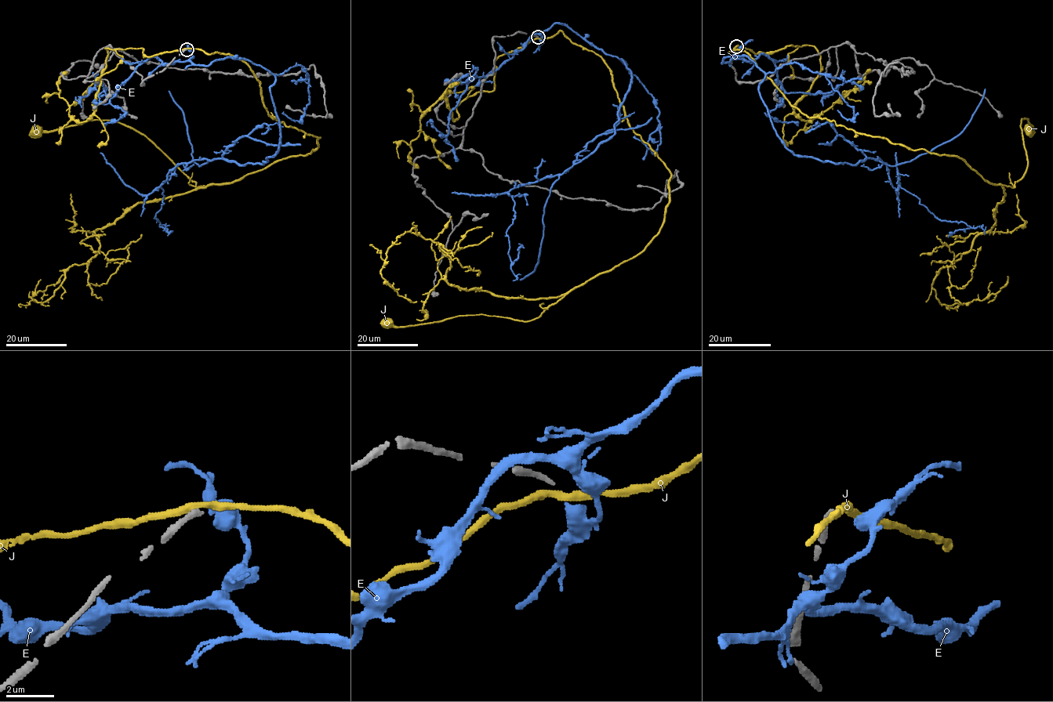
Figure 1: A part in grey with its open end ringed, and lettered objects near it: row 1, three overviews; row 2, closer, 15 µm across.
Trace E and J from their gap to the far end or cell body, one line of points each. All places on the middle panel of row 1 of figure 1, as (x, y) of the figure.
E: (539, 39), (568, 27), (622, 59), (631, 82), (614, 134), (560, 175), (508, 192), (510, 265), (518, 244)
J: (539, 37), (561, 31), (611, 71), (629, 126), (670, 174), (659, 232), (528, 321), (483, 314), (387, 323)

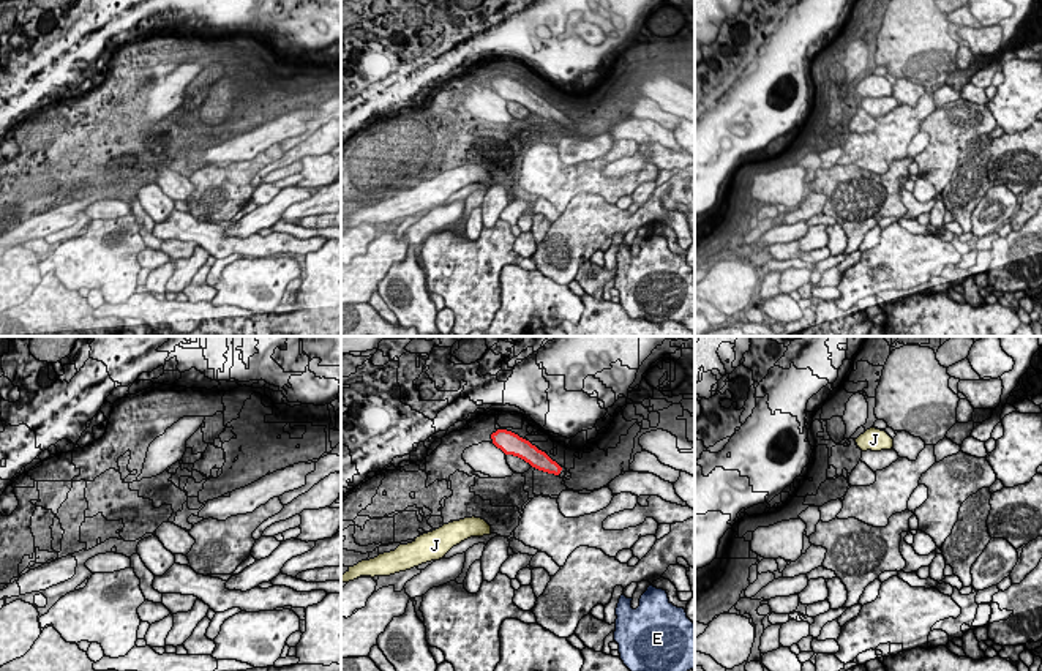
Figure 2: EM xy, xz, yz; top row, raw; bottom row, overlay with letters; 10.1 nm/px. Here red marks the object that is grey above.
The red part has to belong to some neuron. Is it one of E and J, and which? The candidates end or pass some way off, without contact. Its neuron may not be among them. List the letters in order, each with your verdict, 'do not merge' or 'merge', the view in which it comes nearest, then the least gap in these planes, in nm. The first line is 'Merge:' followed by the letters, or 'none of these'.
Merge: none of these
E: do not merge; view xz; gap 1400 nm
J: do not merge; view xz; gap 700 nm

